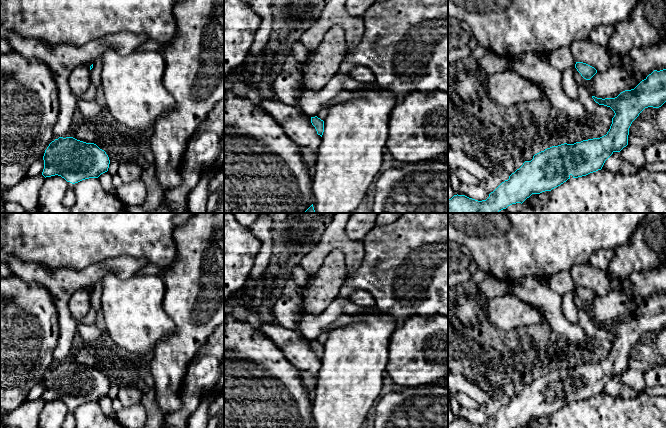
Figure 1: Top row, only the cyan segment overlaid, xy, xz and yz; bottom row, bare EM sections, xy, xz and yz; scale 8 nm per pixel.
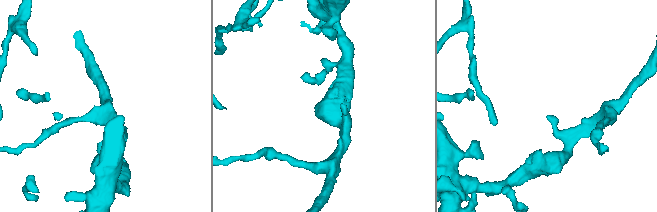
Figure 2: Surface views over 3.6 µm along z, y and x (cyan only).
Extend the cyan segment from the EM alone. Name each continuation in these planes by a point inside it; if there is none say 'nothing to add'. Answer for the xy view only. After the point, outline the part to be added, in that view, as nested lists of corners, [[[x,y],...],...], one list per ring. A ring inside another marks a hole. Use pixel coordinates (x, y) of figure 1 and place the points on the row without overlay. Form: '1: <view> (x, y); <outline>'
nothing to add

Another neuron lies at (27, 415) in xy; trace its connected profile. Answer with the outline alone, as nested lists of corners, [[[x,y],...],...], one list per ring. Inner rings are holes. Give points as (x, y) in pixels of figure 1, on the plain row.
[[[43,399],[26,401],[8,415],[0,417],[4,427],[15,426],[18,428],[38,428],[39,416],[45,405]]]

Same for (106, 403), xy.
[[[108,395],[101,398],[98,403],[106,416],[115,418],[116,412],[113,410],[113,400]]]

